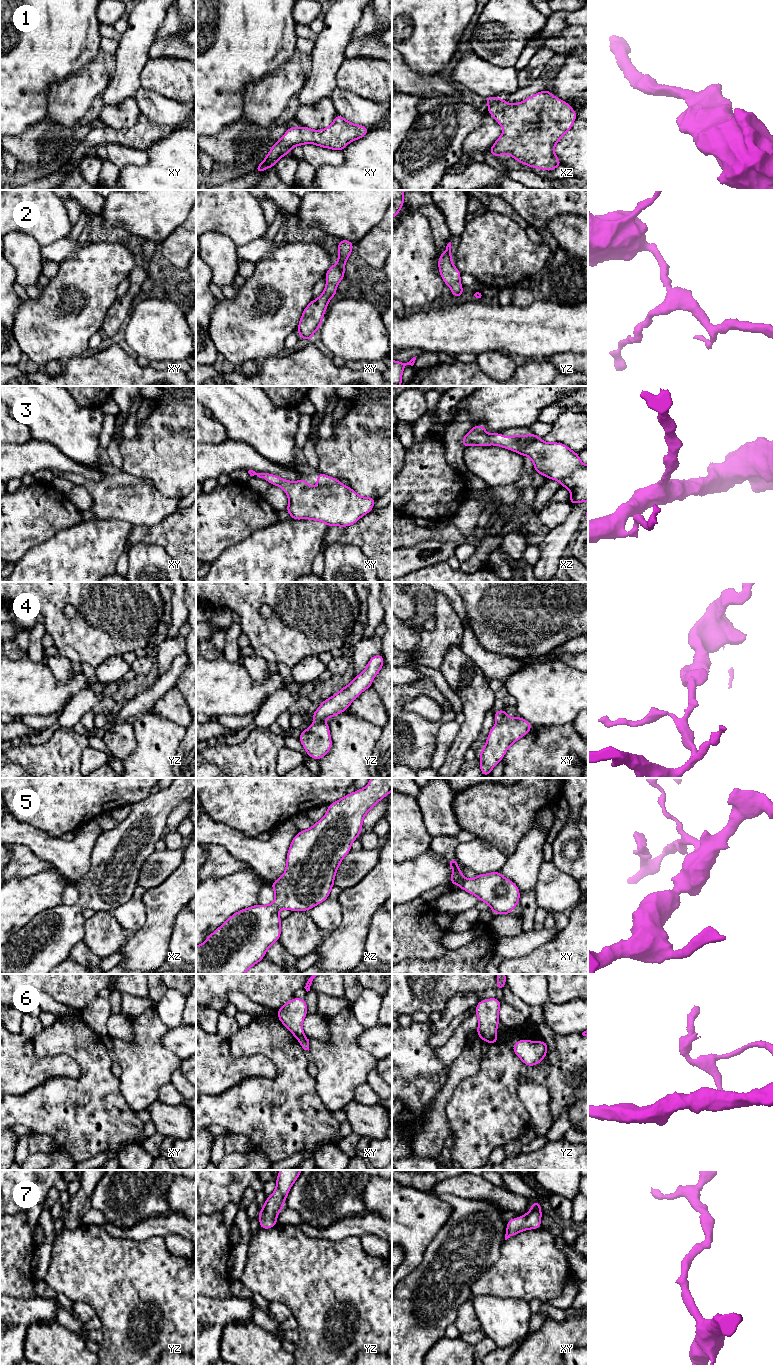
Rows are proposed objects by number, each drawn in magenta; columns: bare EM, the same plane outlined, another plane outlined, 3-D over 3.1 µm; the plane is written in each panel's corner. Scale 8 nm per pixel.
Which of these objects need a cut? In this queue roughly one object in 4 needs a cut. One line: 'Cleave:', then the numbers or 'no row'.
Cleave: 4, 6

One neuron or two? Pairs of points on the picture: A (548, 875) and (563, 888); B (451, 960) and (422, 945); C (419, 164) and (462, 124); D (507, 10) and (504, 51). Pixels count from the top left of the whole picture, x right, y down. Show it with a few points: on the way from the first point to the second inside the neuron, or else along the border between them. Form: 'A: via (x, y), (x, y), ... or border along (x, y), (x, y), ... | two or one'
A: via (552, 879), (559, 886) | one
B: border along (448, 951), (440, 957), (420, 959) | two
C: via (428, 153), (451, 130) | one
D: via (507, 20), (504, 27), (504, 41) | one

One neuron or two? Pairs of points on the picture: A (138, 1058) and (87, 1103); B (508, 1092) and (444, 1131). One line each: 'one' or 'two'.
A: two
B: two

